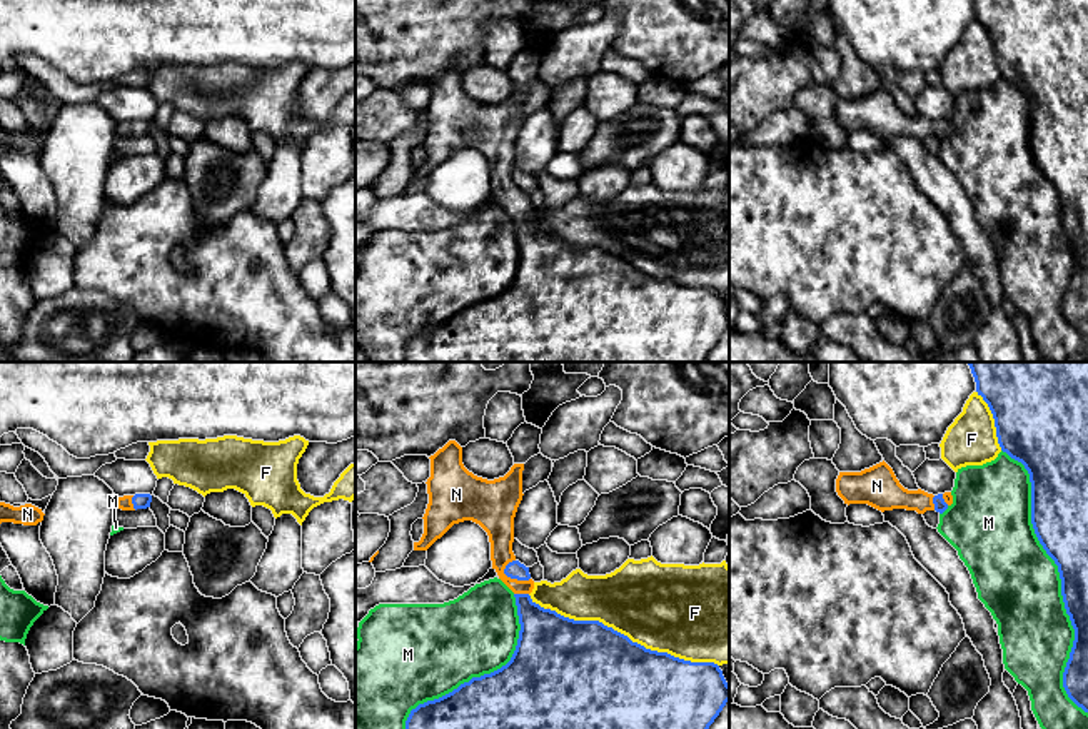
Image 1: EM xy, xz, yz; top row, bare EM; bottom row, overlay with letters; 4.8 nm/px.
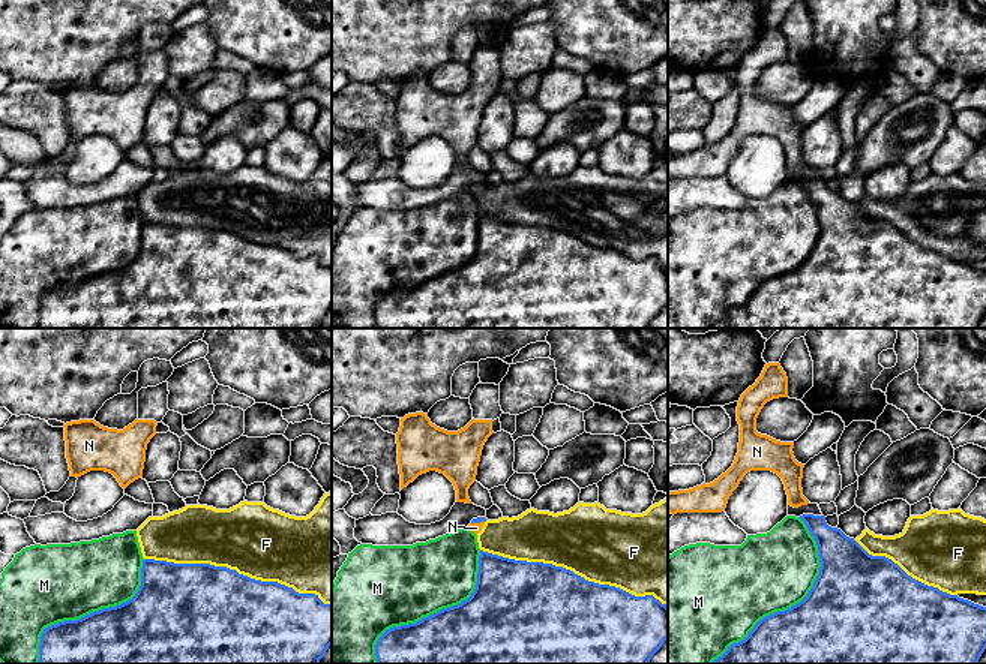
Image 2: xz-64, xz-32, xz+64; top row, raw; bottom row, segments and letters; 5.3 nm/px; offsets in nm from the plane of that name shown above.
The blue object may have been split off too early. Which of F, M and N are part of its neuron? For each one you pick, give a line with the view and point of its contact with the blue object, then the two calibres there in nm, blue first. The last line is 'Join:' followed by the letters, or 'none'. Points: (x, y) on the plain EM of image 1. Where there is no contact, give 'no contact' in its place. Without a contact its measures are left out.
N: contact xz (516, 204); calibres 90 and 130 nm
Join: N

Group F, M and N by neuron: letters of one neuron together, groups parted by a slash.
F / M / N

